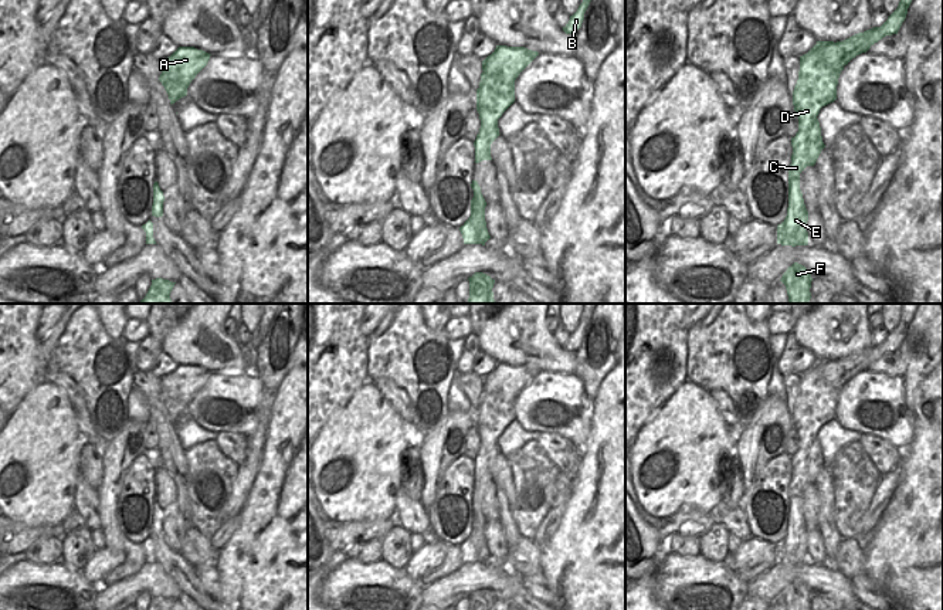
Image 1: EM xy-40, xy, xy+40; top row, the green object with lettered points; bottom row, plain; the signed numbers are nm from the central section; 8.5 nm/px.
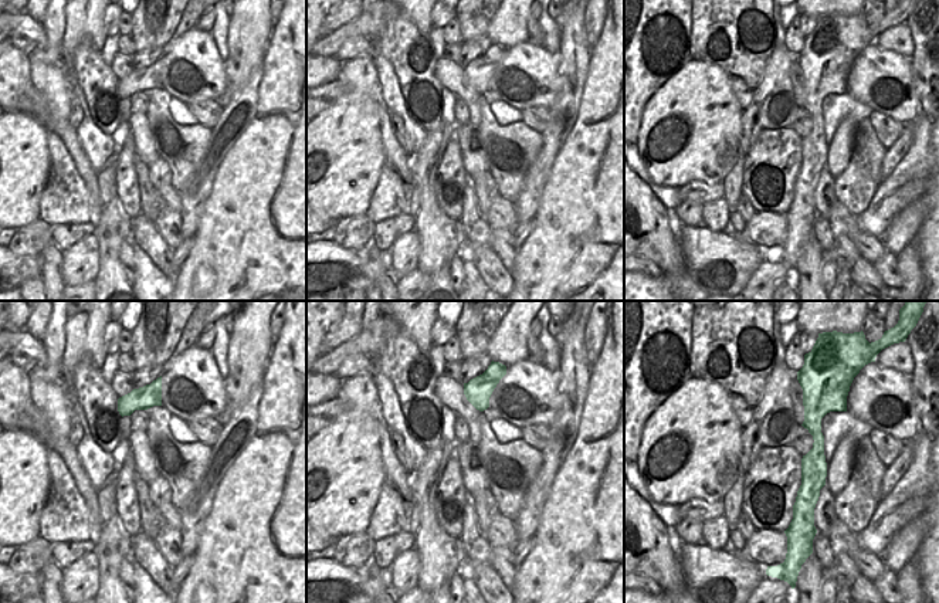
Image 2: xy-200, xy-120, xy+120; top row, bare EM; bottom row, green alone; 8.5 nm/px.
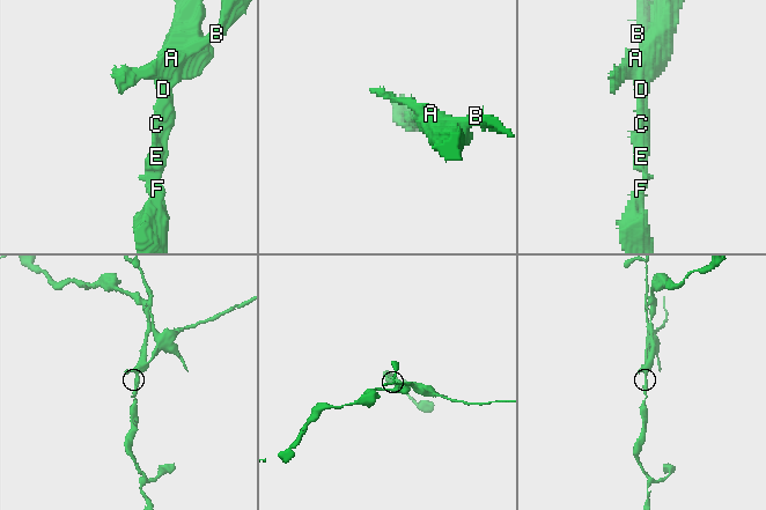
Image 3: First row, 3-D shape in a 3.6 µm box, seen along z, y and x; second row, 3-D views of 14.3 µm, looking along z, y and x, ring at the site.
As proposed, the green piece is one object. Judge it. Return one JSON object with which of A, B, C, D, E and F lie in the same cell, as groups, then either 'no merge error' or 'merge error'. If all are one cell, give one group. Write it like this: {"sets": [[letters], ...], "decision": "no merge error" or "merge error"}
{"sets": [["A", "B"], ["C", "D", "E", "F"]], "decision": "merge error"}

